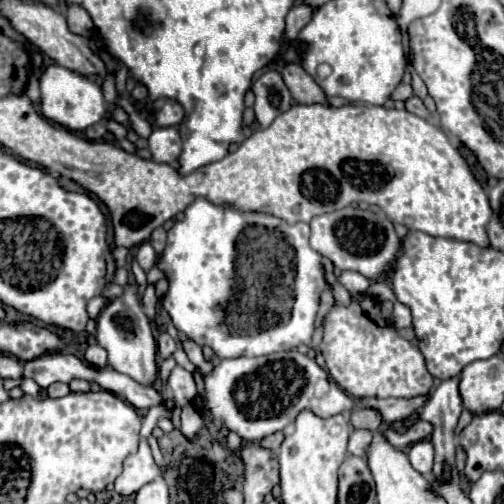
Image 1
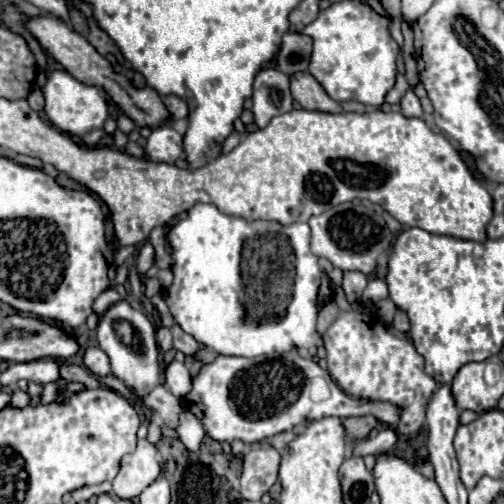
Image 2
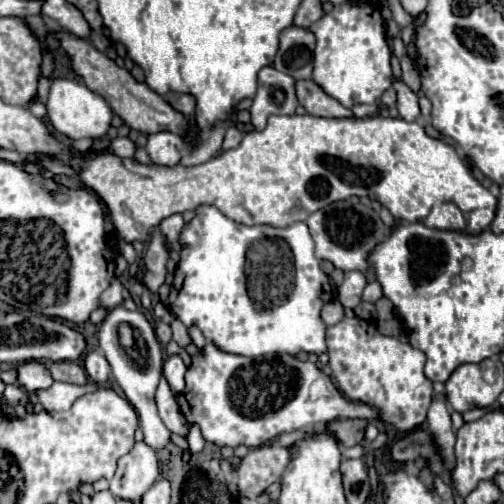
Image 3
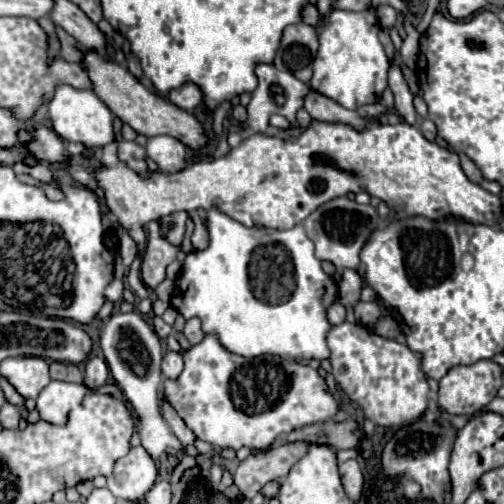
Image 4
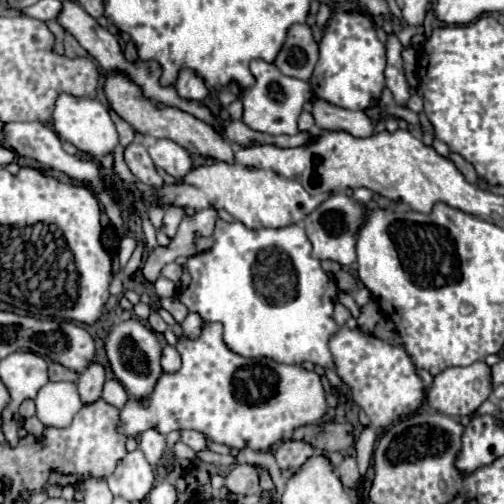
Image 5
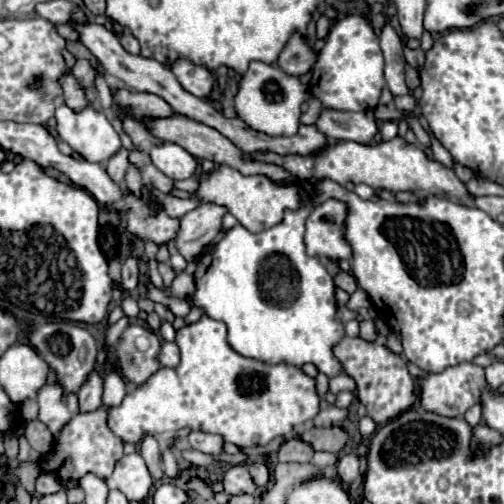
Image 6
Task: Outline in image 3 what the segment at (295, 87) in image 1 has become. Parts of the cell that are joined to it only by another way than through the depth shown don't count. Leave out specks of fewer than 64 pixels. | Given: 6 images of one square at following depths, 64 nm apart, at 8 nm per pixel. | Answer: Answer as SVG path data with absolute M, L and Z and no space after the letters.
M296 80L296 96L298 96L298 102L312 116L326 116L326 118L352 116L352 112L348 108L344 108L340 102L336 102L334 98L330 98L312 80Z

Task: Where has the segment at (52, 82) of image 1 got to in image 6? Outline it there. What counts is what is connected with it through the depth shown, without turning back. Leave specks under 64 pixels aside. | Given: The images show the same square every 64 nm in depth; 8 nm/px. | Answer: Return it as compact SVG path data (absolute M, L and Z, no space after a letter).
M62 102L56 108L56 130L74 152L92 162L106 162L122 146L120 136L96 106L76 112Z

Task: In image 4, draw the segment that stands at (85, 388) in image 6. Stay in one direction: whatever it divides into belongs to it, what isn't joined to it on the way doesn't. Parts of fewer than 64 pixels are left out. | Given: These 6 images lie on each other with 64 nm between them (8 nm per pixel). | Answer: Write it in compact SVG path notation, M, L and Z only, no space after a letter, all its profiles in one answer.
M88 356L84 368L84 382L88 386L104 386L108 380L108 366L100 356Z

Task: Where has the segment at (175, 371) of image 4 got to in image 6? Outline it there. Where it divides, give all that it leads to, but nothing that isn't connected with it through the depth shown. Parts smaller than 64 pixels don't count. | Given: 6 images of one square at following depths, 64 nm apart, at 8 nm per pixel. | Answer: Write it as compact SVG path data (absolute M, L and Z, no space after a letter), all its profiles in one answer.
M164 342L158 360L160 360L160 364L166 366L166 368L176 368L176 366L180 364L180 350L176 348L174 342Z

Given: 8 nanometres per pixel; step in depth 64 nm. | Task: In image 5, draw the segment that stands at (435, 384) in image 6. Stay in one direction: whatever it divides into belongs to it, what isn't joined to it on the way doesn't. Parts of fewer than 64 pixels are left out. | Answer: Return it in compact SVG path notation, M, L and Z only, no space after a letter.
M480 360L464 368L446 368L440 376L434 376L434 384L426 392L426 398L428 398L428 404L440 414L460 418L476 412L490 398L492 392L494 392L494 384L490 378L490 366Z

